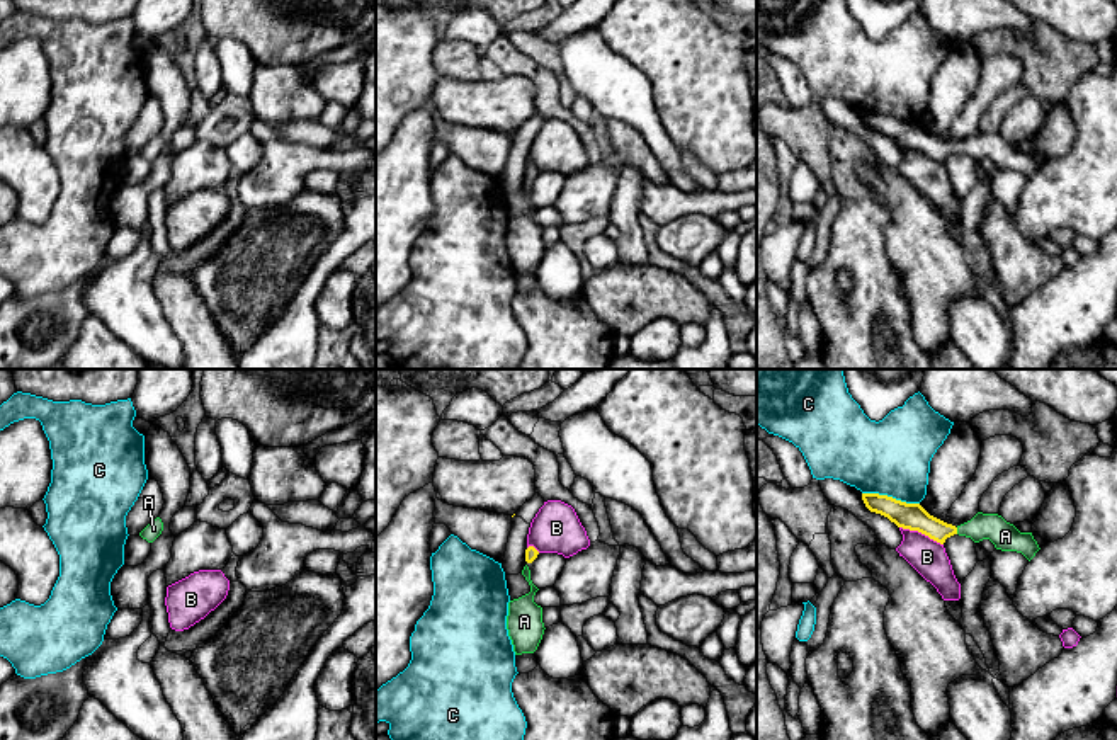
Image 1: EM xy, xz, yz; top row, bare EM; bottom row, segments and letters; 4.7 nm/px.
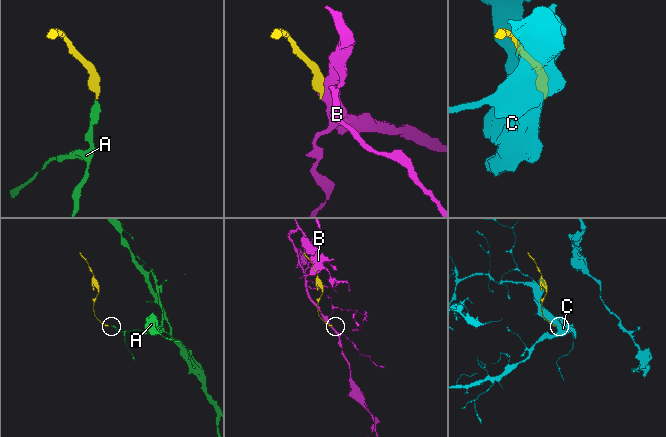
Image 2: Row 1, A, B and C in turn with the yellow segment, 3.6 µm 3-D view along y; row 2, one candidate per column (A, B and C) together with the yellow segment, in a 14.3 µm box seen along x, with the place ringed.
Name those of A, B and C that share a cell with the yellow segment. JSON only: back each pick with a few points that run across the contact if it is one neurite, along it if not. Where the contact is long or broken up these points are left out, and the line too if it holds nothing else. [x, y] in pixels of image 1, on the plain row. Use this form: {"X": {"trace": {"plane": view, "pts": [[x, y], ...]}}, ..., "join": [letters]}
{"A": {"trace": {"plane": "yz", "pts": [[908, 135], [935, 148], [956, 150], [997, 148], [1005, 155]]}}, "join": ["A"]}

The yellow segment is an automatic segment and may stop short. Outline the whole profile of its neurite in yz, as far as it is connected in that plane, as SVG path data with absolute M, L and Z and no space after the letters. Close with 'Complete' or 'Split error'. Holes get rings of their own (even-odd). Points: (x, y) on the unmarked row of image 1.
M862 112L870 131L881 133L898 146L918 150L944 163L947 157L959 153L974 162L989 158L996 168L1022 172L1029 180L1040 168L1032 151L1020 151L998 133L978 131L971 139L952 145L930 134L920 122L906 122L887 114Z. Split error

